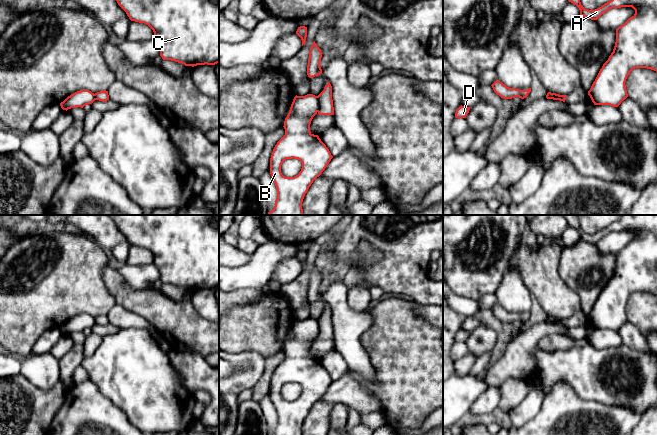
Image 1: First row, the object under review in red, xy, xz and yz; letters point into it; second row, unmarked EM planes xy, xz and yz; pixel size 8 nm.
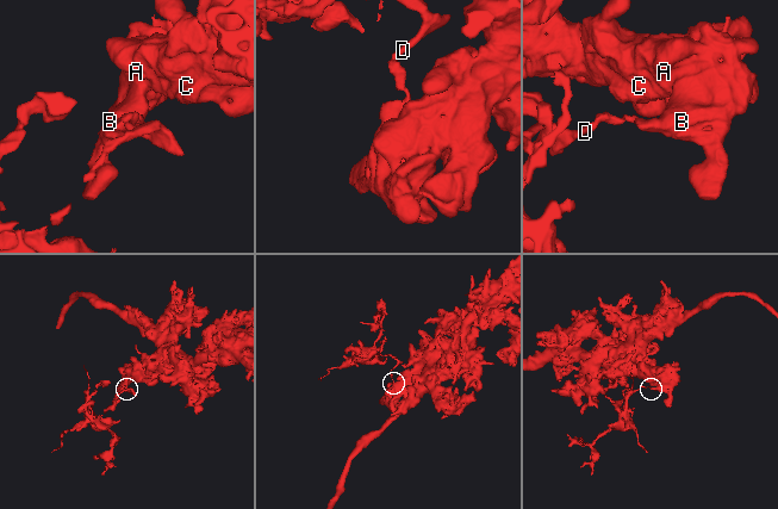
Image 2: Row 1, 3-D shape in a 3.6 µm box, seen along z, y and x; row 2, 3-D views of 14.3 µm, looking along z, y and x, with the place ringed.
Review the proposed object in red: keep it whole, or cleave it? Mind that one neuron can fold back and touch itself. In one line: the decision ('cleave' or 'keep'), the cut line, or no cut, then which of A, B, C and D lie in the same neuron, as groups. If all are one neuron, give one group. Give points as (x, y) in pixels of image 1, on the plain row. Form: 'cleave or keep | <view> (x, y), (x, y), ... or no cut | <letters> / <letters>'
cleave | xz (316, 320), (318, 335) | A B C / D

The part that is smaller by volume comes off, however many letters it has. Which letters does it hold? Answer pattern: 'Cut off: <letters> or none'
Cut off: D

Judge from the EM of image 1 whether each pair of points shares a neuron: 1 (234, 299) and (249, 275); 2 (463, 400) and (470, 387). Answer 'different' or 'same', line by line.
1: different
2: same

